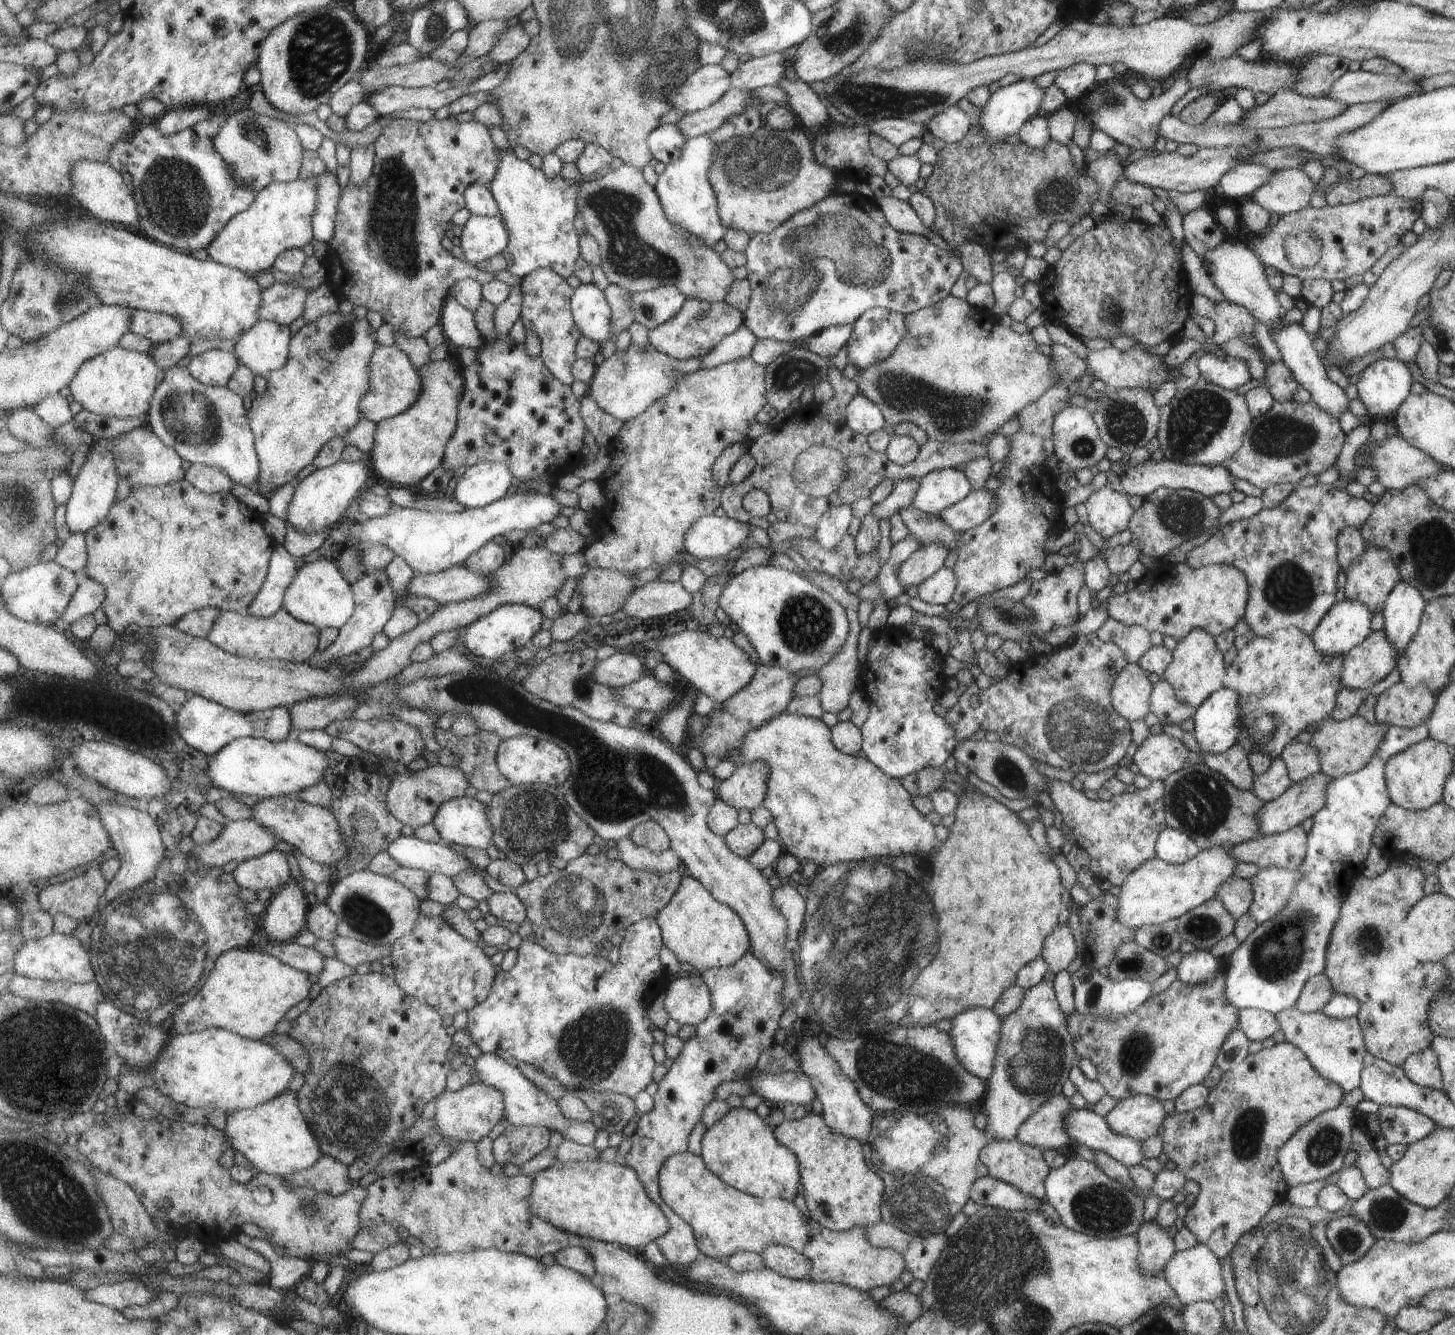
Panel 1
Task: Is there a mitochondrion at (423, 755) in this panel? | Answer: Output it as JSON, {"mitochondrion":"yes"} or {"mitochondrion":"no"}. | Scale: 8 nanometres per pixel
{"mitochondrion":"no"}

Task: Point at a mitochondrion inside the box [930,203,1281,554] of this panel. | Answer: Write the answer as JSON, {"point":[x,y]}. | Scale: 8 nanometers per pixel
{"point":[1193,421]}

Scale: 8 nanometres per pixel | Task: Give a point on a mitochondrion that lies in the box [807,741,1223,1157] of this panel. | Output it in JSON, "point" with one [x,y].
{"point":[895,1071]}

